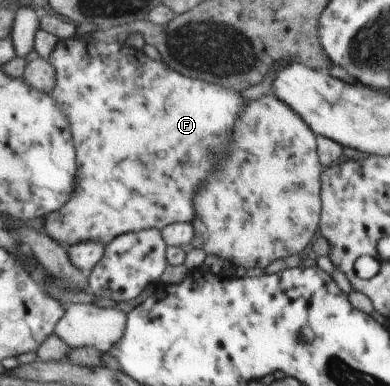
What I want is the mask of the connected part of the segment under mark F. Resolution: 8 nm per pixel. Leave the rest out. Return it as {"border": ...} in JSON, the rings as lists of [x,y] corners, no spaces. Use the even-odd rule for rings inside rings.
{"border":[[[73,35],[57,39],[47,60],[56,69],[56,80],[47,96],[60,105],[79,156],[76,156],[73,188],[77,196],[73,196],[61,212],[45,220],[45,232],[65,248],[77,242],[97,242],[105,246],[127,232],[145,228],[160,231],[169,224],[191,222],[195,216],[191,204],[195,188],[201,186],[209,172],[215,170],[215,164],[227,156],[233,124],[245,108],[241,94],[233,88],[181,76],[161,59],[147,58],[142,50],[119,42],[84,40]],[[141,146],[153,146],[153,152],[141,152]]]}

